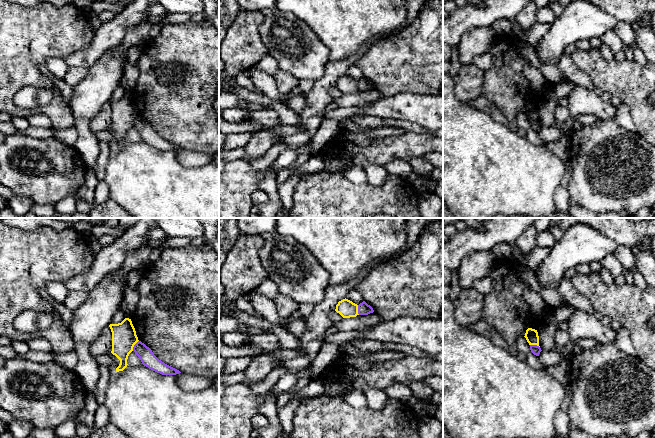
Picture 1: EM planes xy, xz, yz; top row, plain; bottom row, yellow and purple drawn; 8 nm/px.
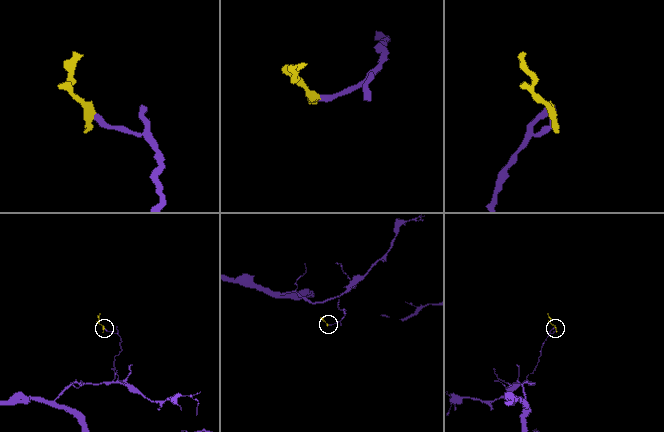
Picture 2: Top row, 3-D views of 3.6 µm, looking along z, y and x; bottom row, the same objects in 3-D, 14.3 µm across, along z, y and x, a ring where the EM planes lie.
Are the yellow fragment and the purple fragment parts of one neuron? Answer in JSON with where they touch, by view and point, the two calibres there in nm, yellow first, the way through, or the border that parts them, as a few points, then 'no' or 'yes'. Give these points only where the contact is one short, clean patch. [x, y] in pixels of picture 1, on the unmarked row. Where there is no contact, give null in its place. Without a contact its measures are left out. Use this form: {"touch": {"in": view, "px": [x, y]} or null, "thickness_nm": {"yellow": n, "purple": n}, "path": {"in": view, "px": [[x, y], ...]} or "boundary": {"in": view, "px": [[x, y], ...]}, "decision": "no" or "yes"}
{"touch": {"in": "xy", "px": [134, 120]}, "thickness_nm": {"yellow": 200, "purple": 120}, "boundary": {"in": "xy", "px": [[138, 116], [132, 126]]}, "decision": "no"}

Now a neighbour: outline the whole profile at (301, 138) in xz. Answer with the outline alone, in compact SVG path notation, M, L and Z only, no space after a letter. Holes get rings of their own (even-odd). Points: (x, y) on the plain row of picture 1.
M301 131L294 135L285 135L280 137L280 140L287 143L292 149L296 149L301 145L305 145L312 139L314 134L309 131Z

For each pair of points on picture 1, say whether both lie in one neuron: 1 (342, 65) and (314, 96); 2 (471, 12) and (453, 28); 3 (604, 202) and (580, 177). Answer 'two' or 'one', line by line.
1: one
2: one
3: one

